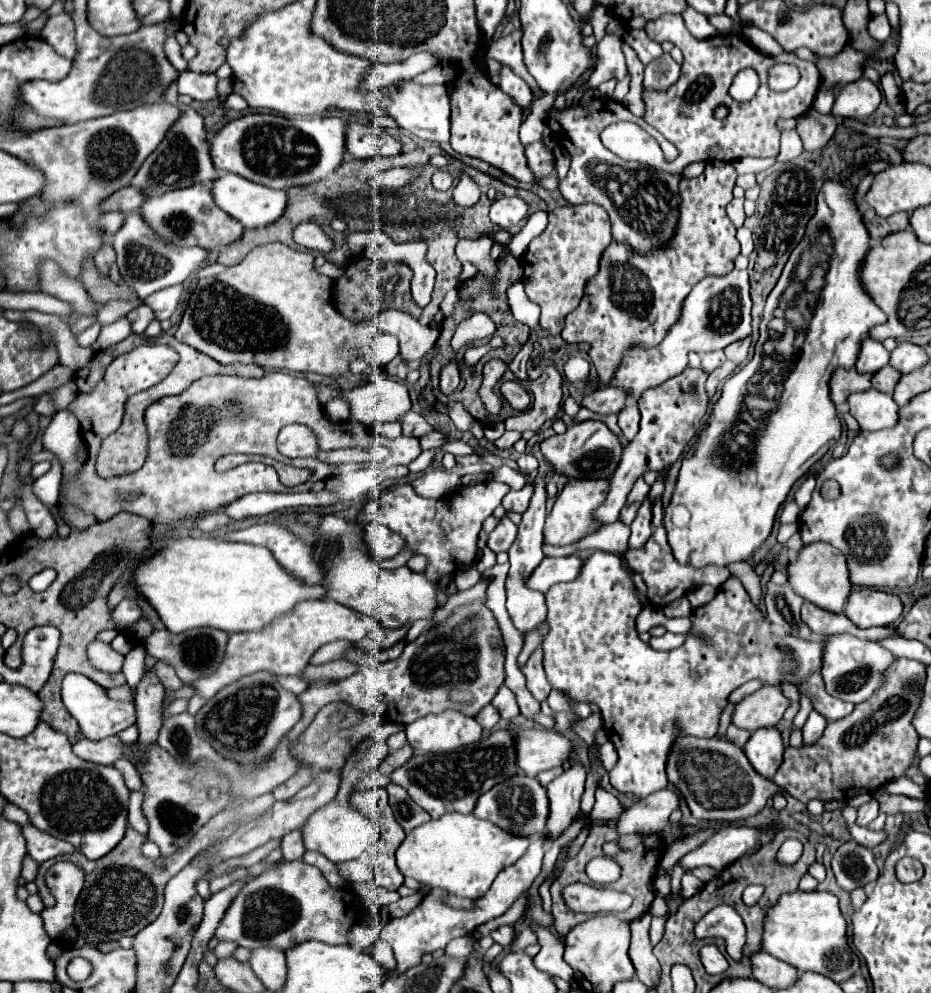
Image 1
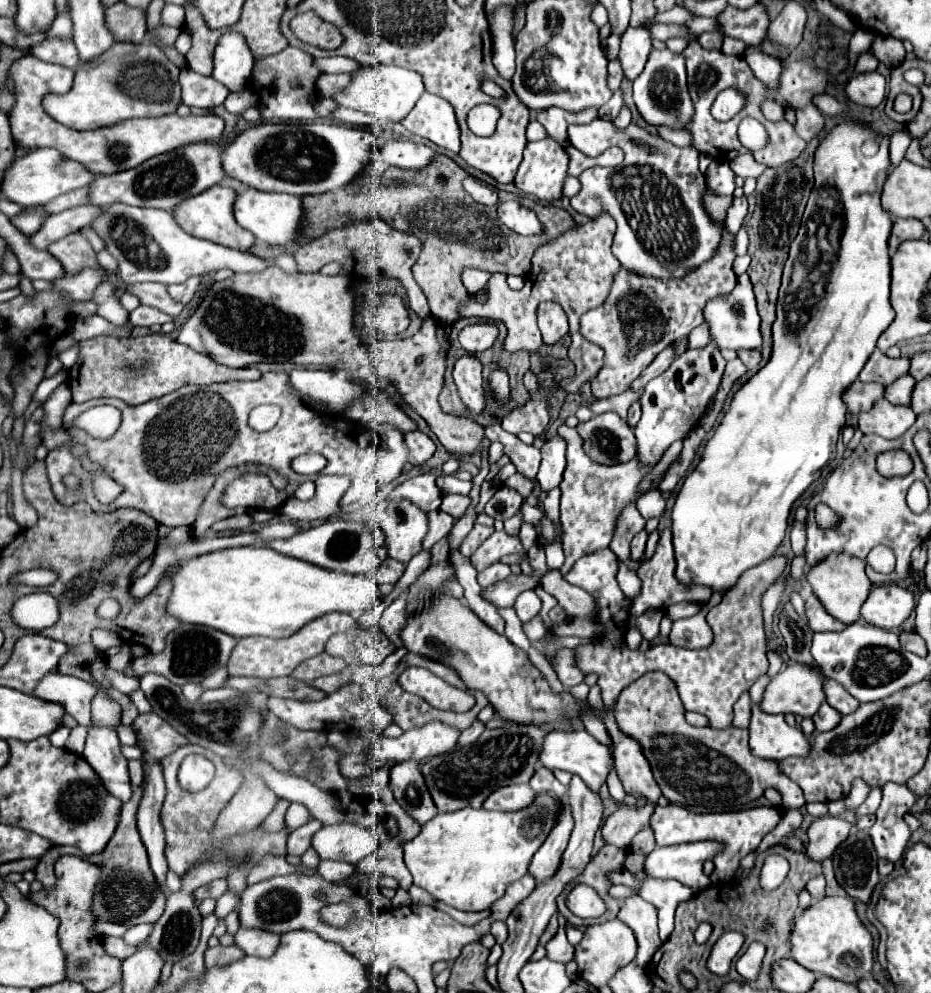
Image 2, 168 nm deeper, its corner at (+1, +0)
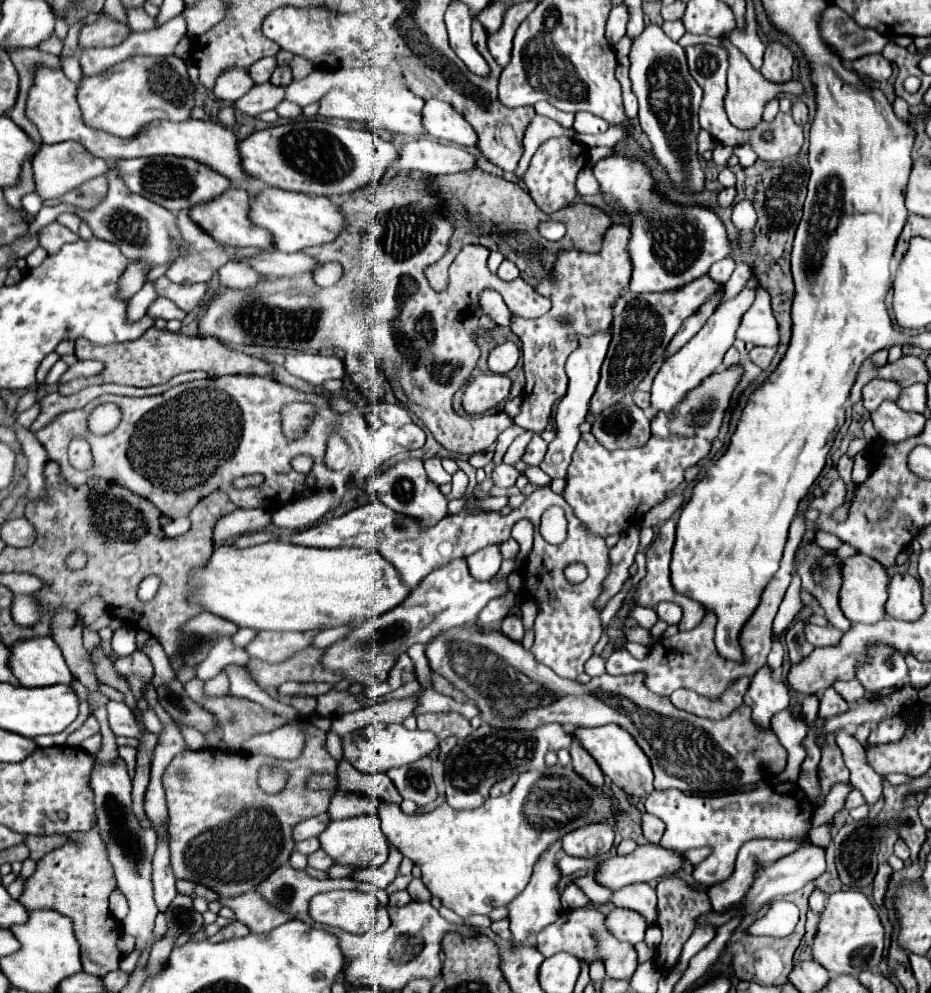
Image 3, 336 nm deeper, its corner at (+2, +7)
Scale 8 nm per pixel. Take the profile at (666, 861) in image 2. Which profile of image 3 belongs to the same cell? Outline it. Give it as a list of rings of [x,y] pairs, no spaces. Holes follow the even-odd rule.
[[[642,845],[642,847],[636,847],[636,851],[632,851],[630,855],[626,857],[620,857],[620,855],[610,855],[610,857],[604,857],[598,861],[598,867],[596,867],[596,881],[604,887],[608,887],[610,891],[618,891],[622,889],[624,885],[632,885],[632,883],[654,883],[662,877],[668,877],[670,873],[676,873],[682,863],[686,859],[682,857],[682,853],[678,851],[672,851],[672,849],[664,849],[660,845]]]

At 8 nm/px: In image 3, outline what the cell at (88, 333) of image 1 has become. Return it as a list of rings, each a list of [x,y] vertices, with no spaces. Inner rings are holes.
[[[148,281],[148,283],[130,299],[130,305],[128,305],[128,319],[130,319],[130,321],[140,319],[140,317],[146,313],[148,305],[150,305],[156,297],[158,297],[158,293],[156,293],[156,289],[154,289],[154,283]]]

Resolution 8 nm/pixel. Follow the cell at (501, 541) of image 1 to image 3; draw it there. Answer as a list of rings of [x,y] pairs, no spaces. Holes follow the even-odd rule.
[[[498,545],[482,549],[480,553],[474,553],[472,557],[468,557],[466,563],[468,563],[472,579],[488,581],[500,569],[500,563],[502,563],[500,549],[498,549]]]

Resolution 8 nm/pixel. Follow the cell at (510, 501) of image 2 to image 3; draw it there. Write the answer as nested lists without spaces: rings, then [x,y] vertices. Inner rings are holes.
[[[506,463],[494,467],[494,471],[492,471],[492,481],[498,487],[510,487],[510,485],[514,485],[516,477],[518,477],[518,471],[514,467],[506,465]]]

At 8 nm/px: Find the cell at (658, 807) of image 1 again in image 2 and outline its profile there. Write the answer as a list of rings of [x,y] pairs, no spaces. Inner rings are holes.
[[[647,802],[643,806],[619,806],[613,814],[607,816],[603,824],[603,838],[607,844],[627,848],[633,836],[645,828],[649,828],[649,820],[655,812],[655,804]]]

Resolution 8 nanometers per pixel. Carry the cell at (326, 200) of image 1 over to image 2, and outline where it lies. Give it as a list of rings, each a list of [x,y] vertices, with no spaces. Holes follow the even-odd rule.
[[[437,154],[435,160],[421,172],[405,172],[405,170],[399,170],[399,168],[393,168],[393,166],[385,166],[385,164],[375,164],[373,168],[365,168],[353,182],[349,182],[347,186],[339,188],[339,190],[331,190],[331,192],[325,192],[325,194],[313,194],[313,196],[303,196],[301,202],[303,202],[303,222],[301,222],[301,238],[297,238],[297,242],[289,244],[287,248],[283,246],[261,246],[261,244],[253,244],[251,246],[251,254],[253,256],[259,256],[263,260],[271,260],[275,256],[281,256],[281,254],[293,254],[299,246],[323,236],[327,230],[331,228],[337,228],[337,226],[345,226],[345,224],[351,224],[351,222],[363,222],[363,220],[371,220],[373,216],[385,220],[389,226],[401,230],[401,232],[407,232],[407,234],[413,234],[421,240],[421,254],[419,254],[419,260],[415,262],[415,268],[413,268],[413,276],[417,280],[417,284],[421,286],[423,294],[427,296],[429,300],[429,308],[431,308],[431,314],[443,322],[443,324],[453,324],[457,320],[457,308],[460,304],[468,298],[468,292],[463,288],[461,284],[461,272],[465,268],[479,268],[479,270],[487,270],[487,272],[503,272],[503,274],[519,274],[523,276],[525,272],[529,272],[529,264],[531,264],[531,256],[533,256],[533,250],[547,242],[549,238],[569,230],[575,226],[573,218],[569,216],[569,212],[565,212],[563,208],[557,208],[553,204],[541,204],[541,202],[533,202],[531,208],[535,210],[537,218],[541,220],[545,232],[543,234],[537,234],[537,236],[521,236],[517,232],[511,232],[507,226],[503,226],[499,220],[497,220],[497,214],[495,214],[495,206],[483,206],[483,204],[477,204],[461,186],[459,180],[467,178],[469,174],[457,166],[451,158],[443,156],[443,154]],[[393,176],[407,176],[413,180],[413,186],[409,188],[387,188],[385,186],[385,180],[387,178],[393,178]]]

